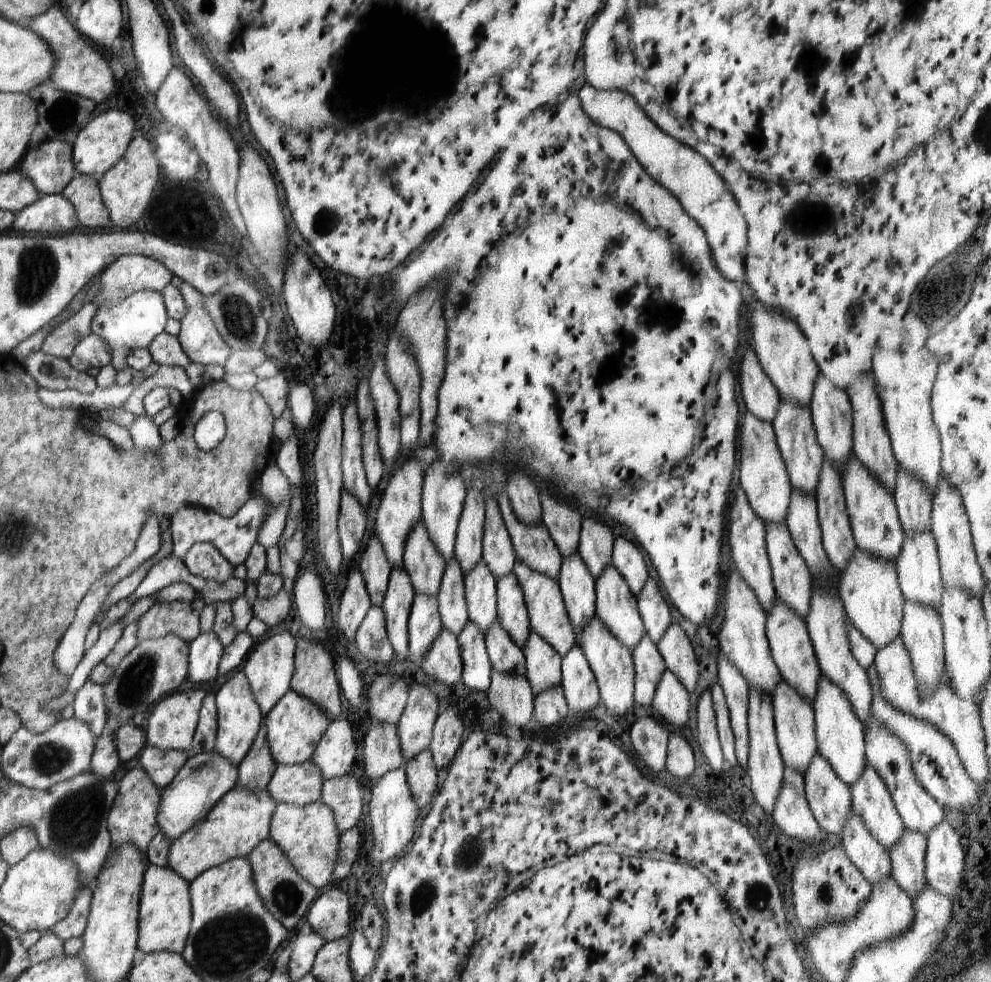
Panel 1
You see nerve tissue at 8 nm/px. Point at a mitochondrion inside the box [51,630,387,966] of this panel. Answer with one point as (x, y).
(134, 686)

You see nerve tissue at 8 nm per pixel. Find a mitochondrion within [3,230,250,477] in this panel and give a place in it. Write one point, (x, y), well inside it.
(38, 269)

